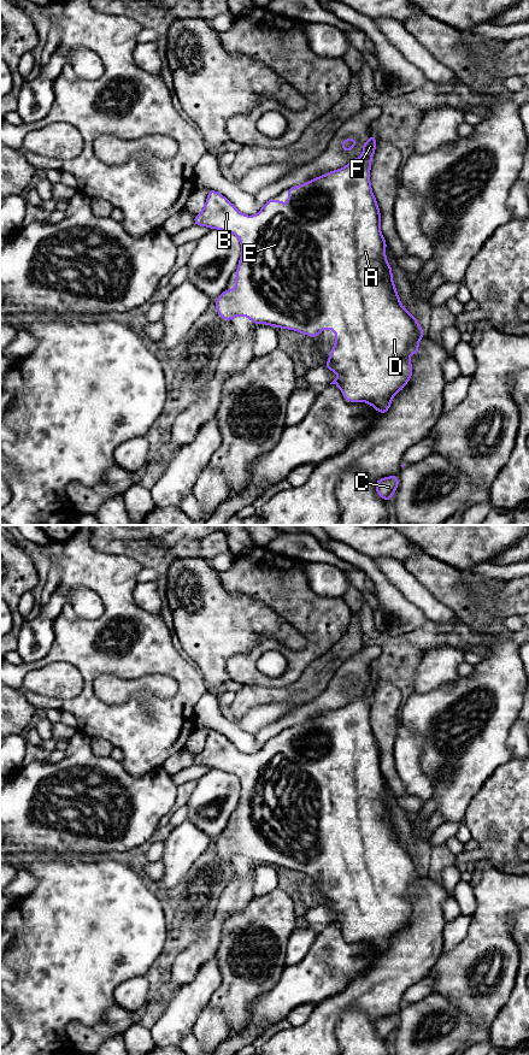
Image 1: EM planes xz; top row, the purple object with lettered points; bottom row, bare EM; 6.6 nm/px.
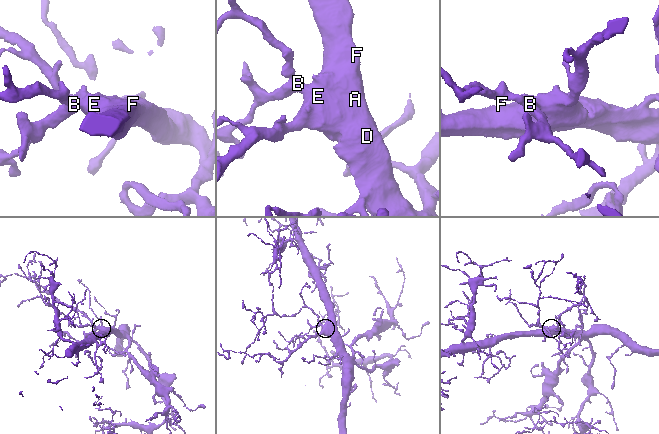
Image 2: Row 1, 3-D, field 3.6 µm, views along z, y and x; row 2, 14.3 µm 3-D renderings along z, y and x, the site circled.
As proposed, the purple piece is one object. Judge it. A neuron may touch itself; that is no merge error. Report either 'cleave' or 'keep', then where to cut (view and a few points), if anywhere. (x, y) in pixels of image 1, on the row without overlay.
keep; no cut

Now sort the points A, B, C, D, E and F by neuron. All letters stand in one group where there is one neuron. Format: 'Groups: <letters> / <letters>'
Groups: A B C D E F

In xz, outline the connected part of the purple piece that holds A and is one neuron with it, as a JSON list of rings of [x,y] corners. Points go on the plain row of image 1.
[[[370,673],[369,679],[363,684],[363,694],[357,699],[352,699],[346,706],[330,711],[323,715],[318,715],[304,724],[287,727],[288,744],[284,745],[282,739],[270,738],[260,748],[255,755],[241,753],[233,742],[230,742],[221,732],[208,727],[208,735],[202,750],[194,755],[194,765],[207,766],[234,773],[241,783],[241,797],[236,808],[235,829],[225,829],[216,838],[216,849],[224,860],[233,860],[236,855],[243,855],[254,864],[266,864],[275,867],[295,870],[300,873],[317,878],[324,868],[331,868],[336,874],[335,884],[331,889],[325,908],[336,912],[339,915],[330,924],[340,927],[343,937],[348,942],[366,942],[378,950],[382,955],[390,948],[392,938],[404,929],[411,919],[413,907],[410,900],[411,894],[419,894],[418,883],[424,876],[424,870],[418,860],[402,847],[400,837],[393,820],[392,806],[387,801],[386,788],[387,782],[381,772],[381,752],[378,743],[371,729],[370,709],[372,696],[376,690],[377,678]]]

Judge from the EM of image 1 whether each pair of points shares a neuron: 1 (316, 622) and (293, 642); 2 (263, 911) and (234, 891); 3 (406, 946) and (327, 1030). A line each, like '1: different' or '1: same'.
1: different
2: different
3: same

